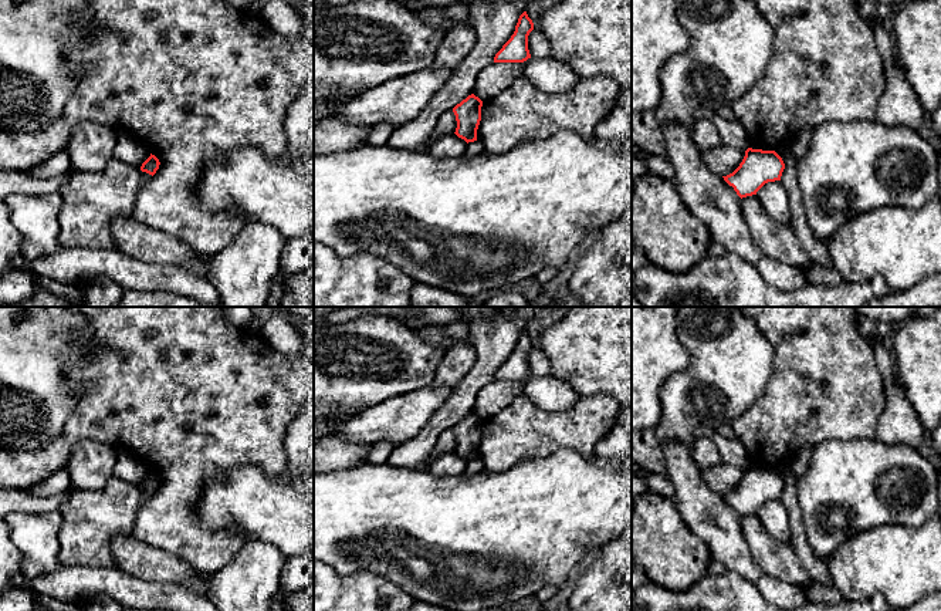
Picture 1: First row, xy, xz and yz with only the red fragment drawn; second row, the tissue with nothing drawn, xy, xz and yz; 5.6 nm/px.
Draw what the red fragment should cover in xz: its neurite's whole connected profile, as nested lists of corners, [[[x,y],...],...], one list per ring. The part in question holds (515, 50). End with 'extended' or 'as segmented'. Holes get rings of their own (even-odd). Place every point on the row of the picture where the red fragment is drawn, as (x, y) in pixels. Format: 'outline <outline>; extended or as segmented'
outline [[[524,11],[515,26],[511,38],[495,54],[494,63],[524,63],[531,58],[528,50],[528,36],[534,30],[534,23]]]; as segmented

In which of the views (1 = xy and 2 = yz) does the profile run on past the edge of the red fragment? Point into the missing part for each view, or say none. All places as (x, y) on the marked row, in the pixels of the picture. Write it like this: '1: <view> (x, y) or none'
1: none
2: none

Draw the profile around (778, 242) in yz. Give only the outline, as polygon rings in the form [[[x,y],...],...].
[[[756,195],[742,198],[739,205],[748,229],[764,256],[788,263],[803,271],[810,269],[813,264],[812,259],[802,249],[792,227],[772,220],[764,210]]]

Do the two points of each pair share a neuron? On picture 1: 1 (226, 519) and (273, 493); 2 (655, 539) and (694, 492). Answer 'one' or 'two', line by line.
1: one
2: two

